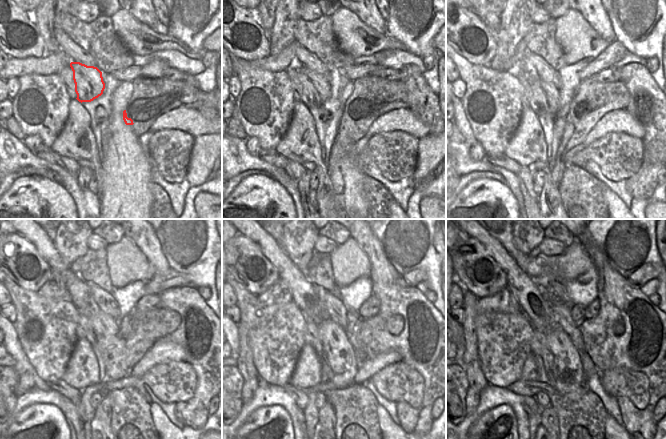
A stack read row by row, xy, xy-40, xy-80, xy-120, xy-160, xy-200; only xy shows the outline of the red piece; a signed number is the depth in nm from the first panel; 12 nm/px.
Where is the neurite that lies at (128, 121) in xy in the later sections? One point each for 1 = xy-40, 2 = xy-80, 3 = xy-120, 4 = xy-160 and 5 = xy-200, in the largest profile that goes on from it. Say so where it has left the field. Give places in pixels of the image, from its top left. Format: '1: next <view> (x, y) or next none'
1: next xy-40 (347, 121)
2: next xy-80 (570, 139)
3: next xy-120 (101, 329)
4: next xy-160 (329, 340)
5: next xy-200 (563, 365)

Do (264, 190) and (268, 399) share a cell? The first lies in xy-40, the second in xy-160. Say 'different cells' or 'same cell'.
different cells

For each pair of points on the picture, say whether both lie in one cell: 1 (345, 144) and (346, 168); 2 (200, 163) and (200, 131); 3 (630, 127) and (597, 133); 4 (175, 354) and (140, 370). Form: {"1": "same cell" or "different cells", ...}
{"1": "same cell", "2": "same cell", "3": "same cell", "4": "same cell"}

